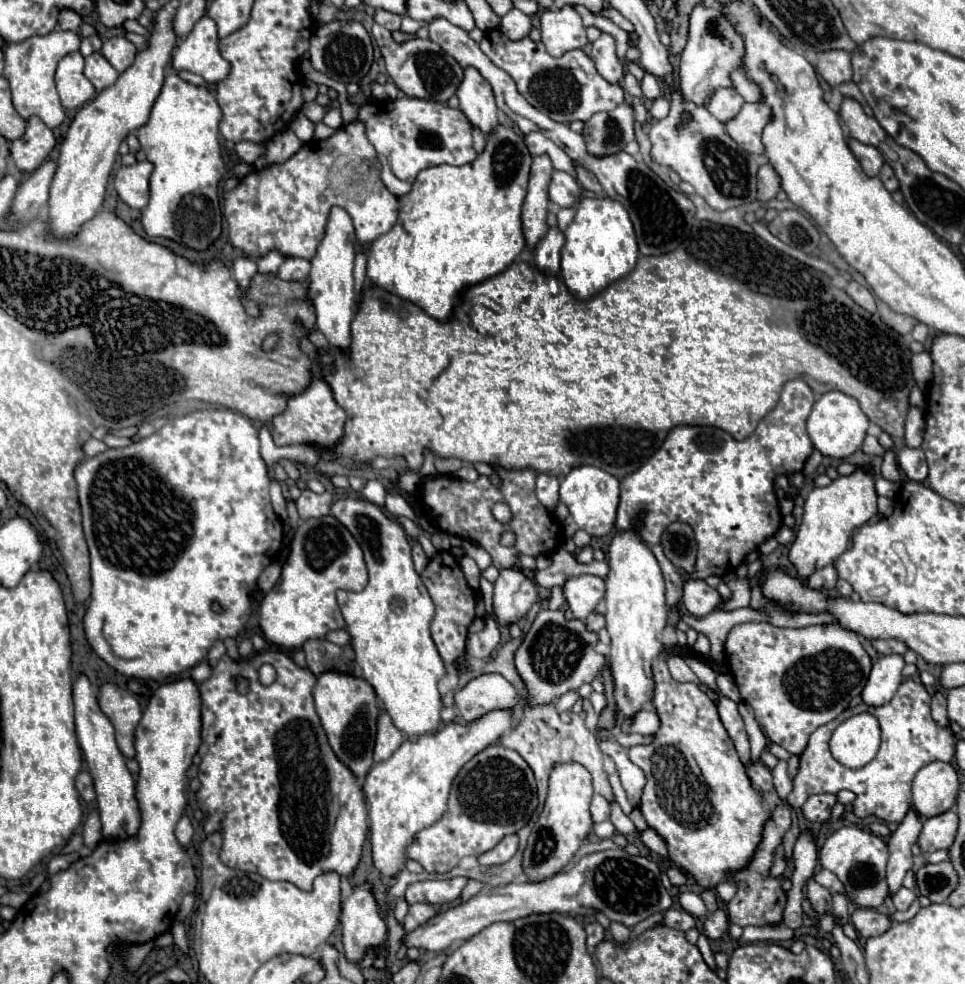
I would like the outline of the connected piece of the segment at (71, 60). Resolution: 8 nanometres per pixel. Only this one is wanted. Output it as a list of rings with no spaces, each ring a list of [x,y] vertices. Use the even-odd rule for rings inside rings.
[[[80,51],[66,55],[58,63],[56,87],[66,109],[78,109],[96,95],[96,89],[84,77],[84,57],[80,55]]]

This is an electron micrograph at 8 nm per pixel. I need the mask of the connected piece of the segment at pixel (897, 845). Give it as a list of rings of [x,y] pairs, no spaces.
[[[910,809],[904,821],[898,825],[898,829],[890,835],[890,841],[888,841],[890,859],[886,867],[886,881],[888,881],[890,895],[894,895],[902,887],[906,871],[912,869],[910,847],[918,841],[920,831],[922,831],[922,819],[914,809]]]

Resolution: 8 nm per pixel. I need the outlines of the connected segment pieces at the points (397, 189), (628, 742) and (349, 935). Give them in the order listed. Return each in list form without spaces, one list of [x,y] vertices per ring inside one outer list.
[[[398,97],[390,103],[366,103],[358,119],[364,121],[366,133],[382,163],[382,181],[392,195],[402,197],[412,189],[422,169],[436,165],[466,165],[476,159],[472,147],[472,127],[460,109],[450,109],[438,101],[416,97]]]
[[[616,733],[616,741],[624,745],[626,749],[632,745],[642,745],[642,743],[652,743],[654,735],[634,735],[634,733]]]
[[[358,885],[342,909],[342,943],[350,963],[360,963],[370,949],[386,941],[386,923],[378,913],[370,885]]]

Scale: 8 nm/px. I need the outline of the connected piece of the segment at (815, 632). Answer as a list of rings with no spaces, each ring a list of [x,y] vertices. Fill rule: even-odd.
[[[766,621],[740,623],[728,633],[726,659],[742,699],[754,709],[766,737],[792,755],[800,755],[810,733],[836,719],[850,699],[862,693],[872,667],[858,635],[840,625],[788,629]],[[778,707],[790,709],[778,715]]]

